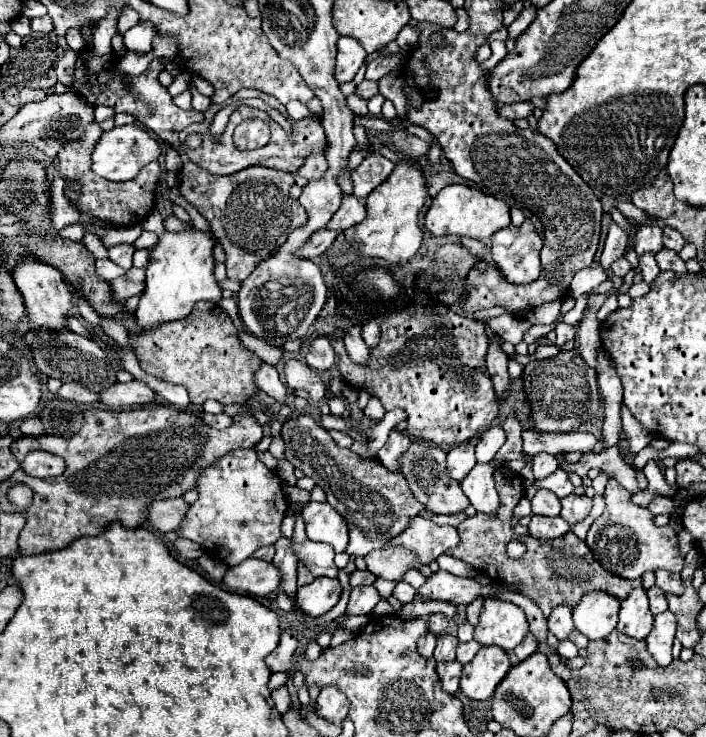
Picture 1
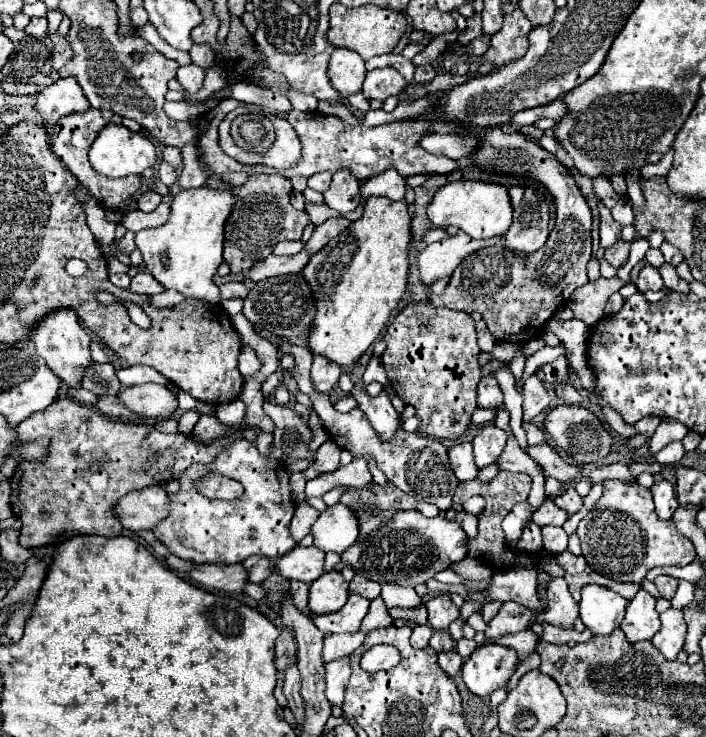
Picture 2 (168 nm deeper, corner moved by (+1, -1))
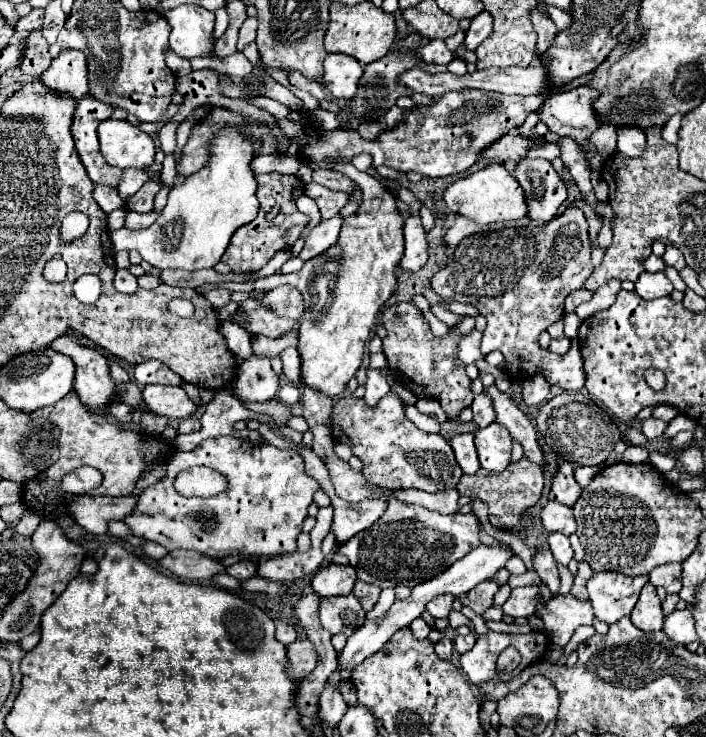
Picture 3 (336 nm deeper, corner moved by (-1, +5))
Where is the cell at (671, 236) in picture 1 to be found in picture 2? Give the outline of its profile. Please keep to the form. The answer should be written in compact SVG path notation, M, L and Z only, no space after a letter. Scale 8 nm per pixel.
M663 242L661 252L663 252L663 256L665 256L665 262L671 264L671 266L679 266L679 264L683 262L683 254L681 254L675 246L669 246L667 242Z

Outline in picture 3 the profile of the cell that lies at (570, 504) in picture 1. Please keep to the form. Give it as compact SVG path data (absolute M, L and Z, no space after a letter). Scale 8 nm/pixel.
M561 460L559 464L559 472L557 476L553 478L553 486L551 486L551 492L549 492L549 498L555 500L555 502L561 502L561 504L567 504L567 506L573 506L575 500L579 500L579 492L581 492L581 486L577 484L575 476L573 476L573 464L571 462L565 462Z

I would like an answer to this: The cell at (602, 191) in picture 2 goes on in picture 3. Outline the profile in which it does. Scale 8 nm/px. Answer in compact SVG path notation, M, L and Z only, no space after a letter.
M589 86L571 88L567 92L559 92L549 96L543 106L537 110L539 120L549 126L551 132L559 136L567 136L579 142L585 160L591 160L587 138L597 130L599 122L595 118L595 112L591 108L591 102L599 96L597 90Z

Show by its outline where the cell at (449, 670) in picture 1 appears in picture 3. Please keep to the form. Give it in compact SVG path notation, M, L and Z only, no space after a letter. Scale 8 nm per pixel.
M441 638L441 640L435 644L435 652L439 654L439 658L451 660L451 656L453 656L453 642L451 642L449 638Z

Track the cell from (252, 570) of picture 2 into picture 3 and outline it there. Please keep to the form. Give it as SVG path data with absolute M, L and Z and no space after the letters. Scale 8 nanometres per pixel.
M239 560L239 562L235 562L233 566L227 568L227 574L243 582L243 580L249 580L251 576L255 576L257 574L257 568L259 566L253 560Z

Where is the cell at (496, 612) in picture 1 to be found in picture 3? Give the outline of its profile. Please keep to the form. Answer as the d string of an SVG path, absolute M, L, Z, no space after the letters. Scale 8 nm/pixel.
M527 586L527 588L513 588L511 596L503 604L503 614L511 618L527 618L535 612L535 598L539 596L537 586Z

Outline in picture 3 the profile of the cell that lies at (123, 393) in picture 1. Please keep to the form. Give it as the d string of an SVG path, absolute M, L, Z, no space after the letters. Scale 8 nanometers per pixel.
M149 384L143 388L143 402L151 412L171 420L181 420L197 412L197 406L189 400L181 386Z

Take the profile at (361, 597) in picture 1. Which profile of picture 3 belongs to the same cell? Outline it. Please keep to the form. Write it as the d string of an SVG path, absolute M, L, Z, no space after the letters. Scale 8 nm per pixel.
M355 594L321 600L319 616L327 632L331 634L341 632L345 636L351 636L353 632L357 632L365 622L365 610L361 608Z

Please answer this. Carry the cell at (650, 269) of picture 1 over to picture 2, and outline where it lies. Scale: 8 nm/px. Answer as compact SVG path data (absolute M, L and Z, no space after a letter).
M645 266L641 272L639 272L639 278L635 280L635 286L639 292L647 292L647 290L661 290L663 288L663 282L661 282L661 276L659 276L659 270L653 268L653 266Z

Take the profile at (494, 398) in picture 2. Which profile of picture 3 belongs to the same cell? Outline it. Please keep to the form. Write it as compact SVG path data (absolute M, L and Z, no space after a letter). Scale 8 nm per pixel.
M485 390L475 396L471 408L473 408L473 414L475 414L473 422L477 424L477 428L485 428L491 422L495 422L495 408L491 408L491 396L487 396Z

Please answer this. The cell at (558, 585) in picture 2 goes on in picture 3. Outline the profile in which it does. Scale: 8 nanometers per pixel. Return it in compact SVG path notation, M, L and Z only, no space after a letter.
M539 550L533 558L533 568L539 574L539 578L545 582L545 586L553 592L559 594L559 572L557 572L557 562L551 554L551 550Z

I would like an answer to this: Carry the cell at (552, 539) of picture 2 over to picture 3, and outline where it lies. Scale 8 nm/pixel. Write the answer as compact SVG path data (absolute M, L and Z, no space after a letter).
M551 532L549 534L549 548L551 548L555 560L563 566L567 566L569 560L573 558L573 548L569 544L569 538L563 536L561 532Z

